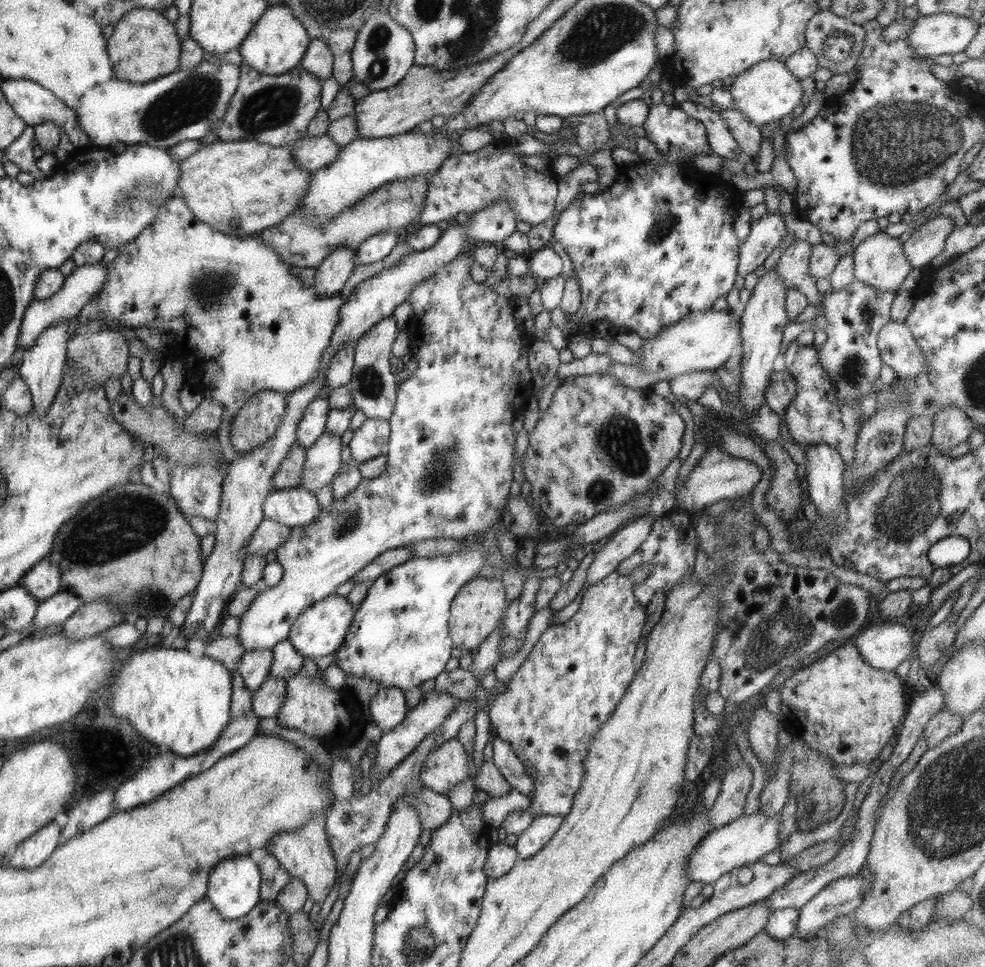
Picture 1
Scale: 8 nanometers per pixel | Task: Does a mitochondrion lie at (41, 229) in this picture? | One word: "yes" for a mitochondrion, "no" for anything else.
no

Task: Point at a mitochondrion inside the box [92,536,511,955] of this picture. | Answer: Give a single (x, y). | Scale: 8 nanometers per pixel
(150, 598)

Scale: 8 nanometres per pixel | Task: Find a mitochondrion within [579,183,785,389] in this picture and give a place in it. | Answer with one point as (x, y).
(655, 235)

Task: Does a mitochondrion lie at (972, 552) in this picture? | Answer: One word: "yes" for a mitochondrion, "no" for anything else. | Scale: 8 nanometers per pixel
no

